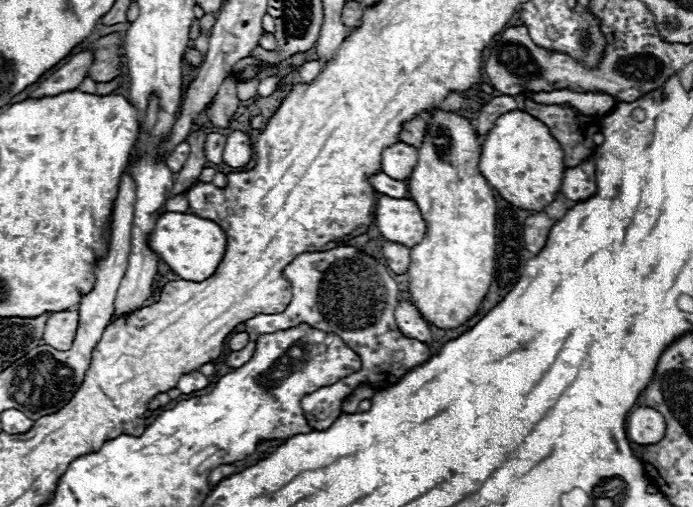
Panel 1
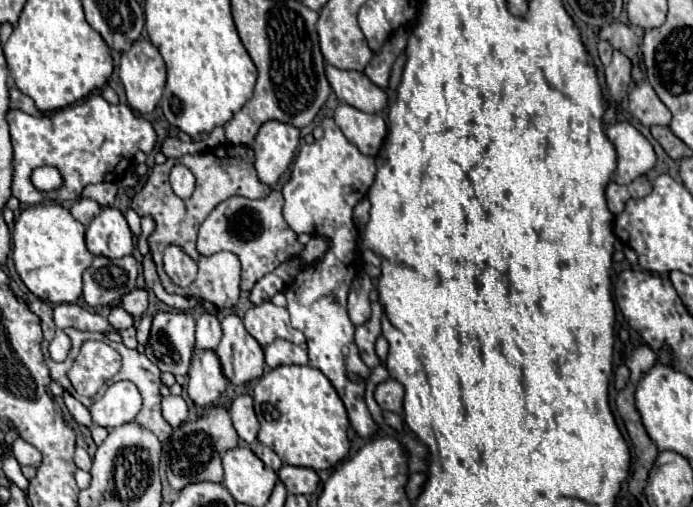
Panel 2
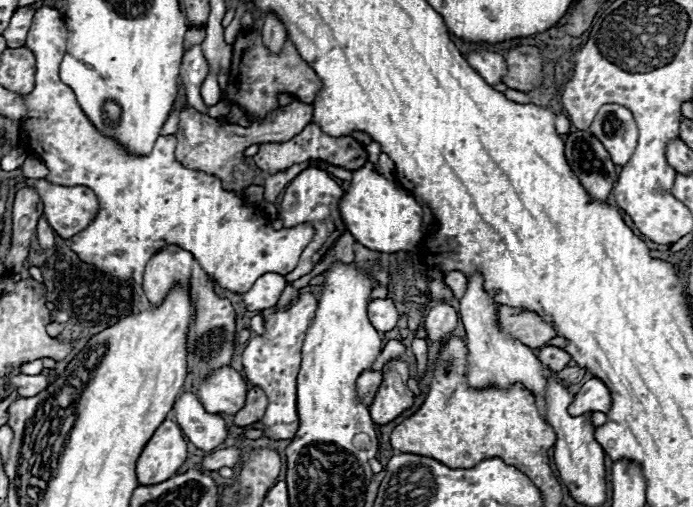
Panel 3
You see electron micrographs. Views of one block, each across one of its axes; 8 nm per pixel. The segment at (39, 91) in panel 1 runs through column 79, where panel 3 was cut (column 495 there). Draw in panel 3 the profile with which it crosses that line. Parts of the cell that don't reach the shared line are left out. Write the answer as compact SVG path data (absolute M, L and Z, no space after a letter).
M476 50L472 54L468 54L468 62L470 66L490 84L496 86L502 82L504 74L506 74L506 62L500 54L488 52L488 50Z

